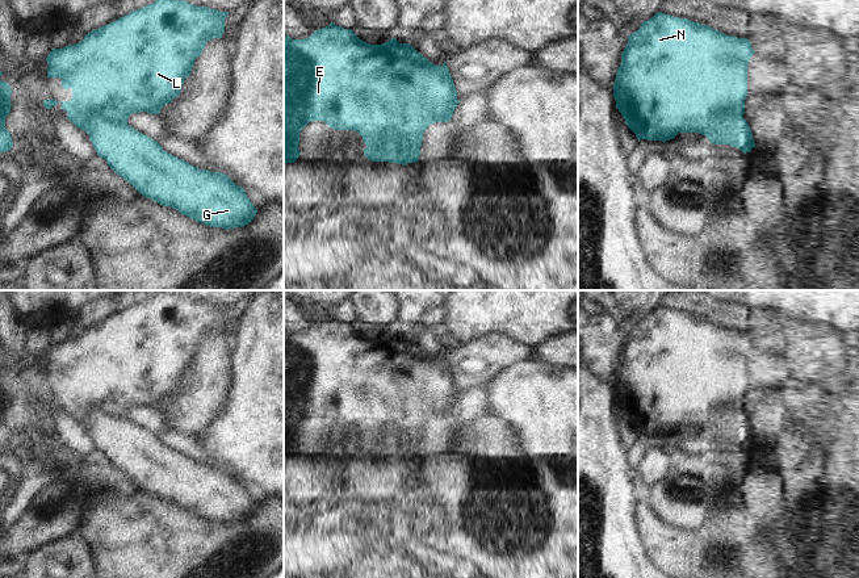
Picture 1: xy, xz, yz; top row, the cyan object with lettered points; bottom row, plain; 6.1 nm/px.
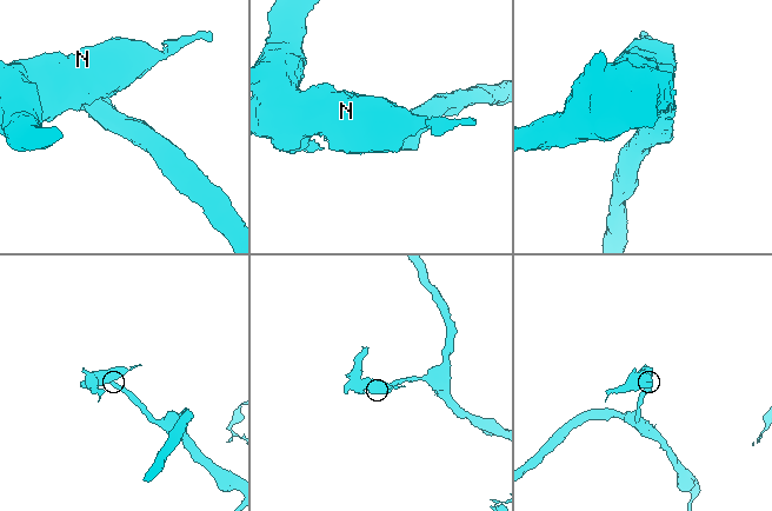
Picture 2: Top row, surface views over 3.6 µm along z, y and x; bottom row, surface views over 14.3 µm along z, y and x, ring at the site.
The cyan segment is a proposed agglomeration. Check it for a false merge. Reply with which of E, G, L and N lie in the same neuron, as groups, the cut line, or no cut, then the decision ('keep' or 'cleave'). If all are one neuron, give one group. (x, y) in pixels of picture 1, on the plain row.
E L N / G | xz (388, 426), (393, 426), (401, 436), (402, 452), (406, 457) | cleave

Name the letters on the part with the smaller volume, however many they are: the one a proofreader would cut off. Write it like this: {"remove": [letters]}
{"remove": ["E", "L", "N"]}

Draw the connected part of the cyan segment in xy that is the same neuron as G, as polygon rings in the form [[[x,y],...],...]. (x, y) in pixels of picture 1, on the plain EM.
[[[95,410],[85,427],[117,469],[163,500],[225,524],[248,519],[257,507],[246,485],[227,469],[190,460],[129,419]]]

